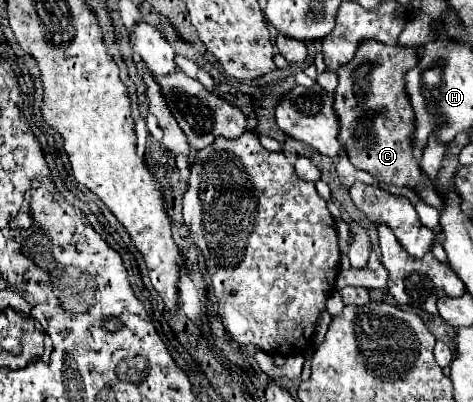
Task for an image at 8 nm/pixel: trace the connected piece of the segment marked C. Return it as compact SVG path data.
M363 42L355 58L337 72L339 86L335 90L335 112L341 124L339 140L355 168L371 172L385 184L417 188L417 194L425 204L441 210L441 196L427 188L427 180L413 158L411 132L415 130L415 116L407 92L403 90L405 74L413 66L417 66L415 48Z

